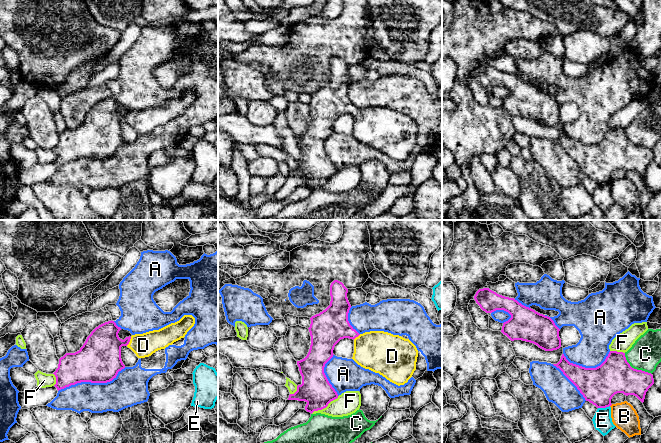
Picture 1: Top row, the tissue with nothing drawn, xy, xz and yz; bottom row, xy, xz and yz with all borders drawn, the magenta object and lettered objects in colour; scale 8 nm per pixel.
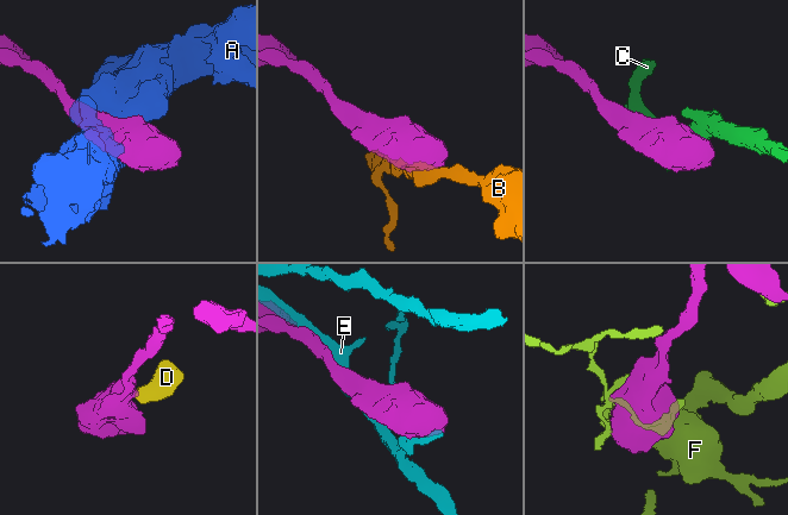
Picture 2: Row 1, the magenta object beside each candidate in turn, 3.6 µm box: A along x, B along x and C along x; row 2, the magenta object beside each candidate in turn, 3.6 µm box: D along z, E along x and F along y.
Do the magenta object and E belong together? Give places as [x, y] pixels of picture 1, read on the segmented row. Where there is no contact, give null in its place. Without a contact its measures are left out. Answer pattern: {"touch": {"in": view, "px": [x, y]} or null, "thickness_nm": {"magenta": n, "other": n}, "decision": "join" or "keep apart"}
{"touch": {"in": "yz", "px": [603, 407]}, "thickness_nm": {"magenta": 300, "other": 150}, "decision": "keep apart"}

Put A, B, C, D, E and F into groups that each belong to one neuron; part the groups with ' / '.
A / B / C / D / E / F

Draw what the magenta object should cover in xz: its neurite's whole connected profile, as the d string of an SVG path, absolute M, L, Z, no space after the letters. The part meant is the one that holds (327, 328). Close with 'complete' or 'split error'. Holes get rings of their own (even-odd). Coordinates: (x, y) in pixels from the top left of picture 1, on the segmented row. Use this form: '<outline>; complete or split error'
M334 280L331 283L330 305L310 318L310 349L304 359L297 361L302 384L288 400L305 401L305 410L311 414L338 398L324 367L341 339L354 340L352 359L358 365L379 373L398 386L407 383L416 370L418 350L409 339L384 331L359 334L350 325L348 313L351 305L347 293L348 289L342 282Z; split error

